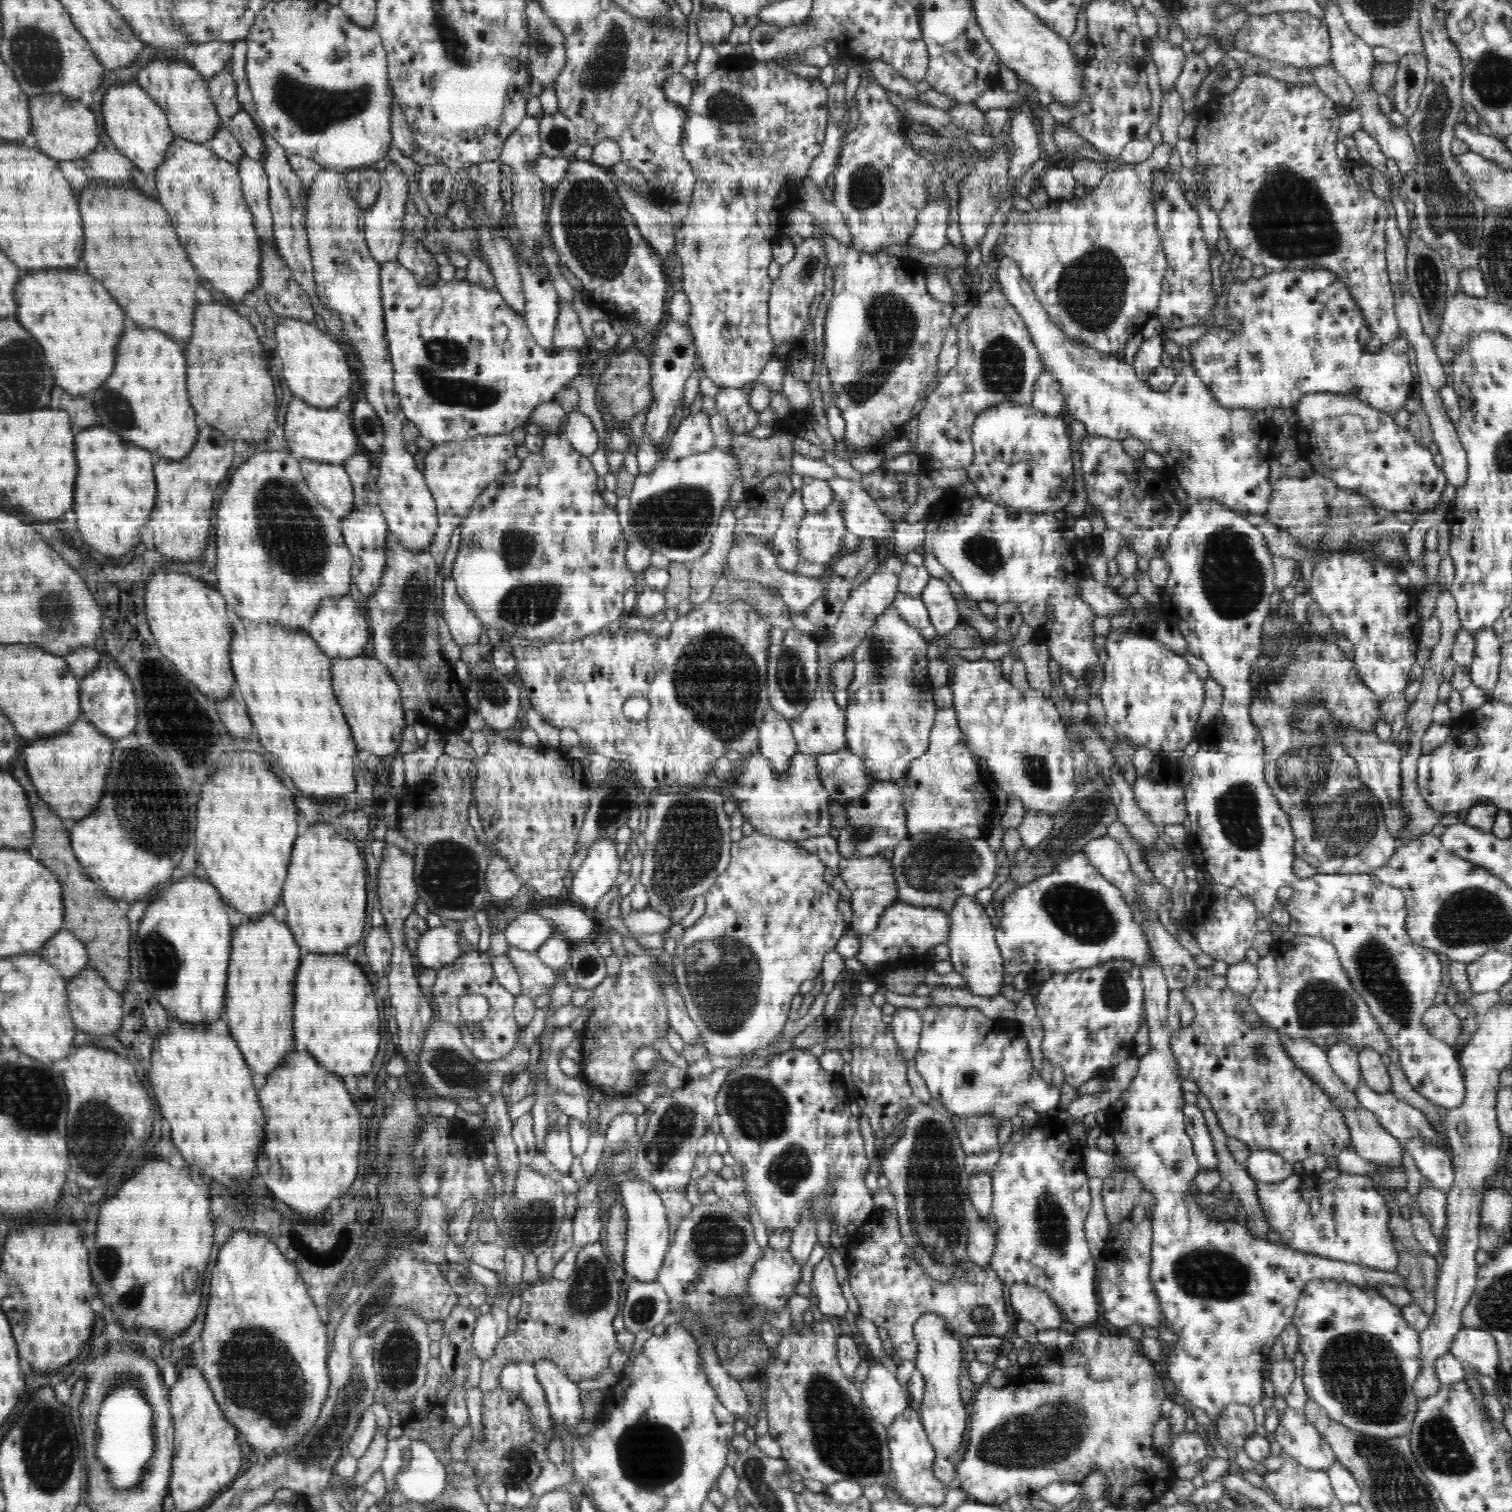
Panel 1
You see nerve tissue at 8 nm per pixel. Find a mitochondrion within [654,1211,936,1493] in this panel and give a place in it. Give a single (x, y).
(842, 1437)

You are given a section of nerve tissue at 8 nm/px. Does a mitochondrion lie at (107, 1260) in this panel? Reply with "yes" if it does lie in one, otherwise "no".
yes

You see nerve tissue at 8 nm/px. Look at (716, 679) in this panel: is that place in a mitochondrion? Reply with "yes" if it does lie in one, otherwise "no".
yes

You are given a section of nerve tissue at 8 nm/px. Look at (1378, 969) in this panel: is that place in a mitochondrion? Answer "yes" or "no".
yes

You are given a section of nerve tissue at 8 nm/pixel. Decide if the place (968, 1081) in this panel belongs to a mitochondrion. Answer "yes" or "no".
yes

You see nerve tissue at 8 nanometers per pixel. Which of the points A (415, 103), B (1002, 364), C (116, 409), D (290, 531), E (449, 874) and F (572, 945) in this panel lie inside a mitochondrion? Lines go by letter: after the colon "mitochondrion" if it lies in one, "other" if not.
A: other
B: mitochondrion
C: mitochondrion
D: mitochondrion
E: mitochondrion
F: other

